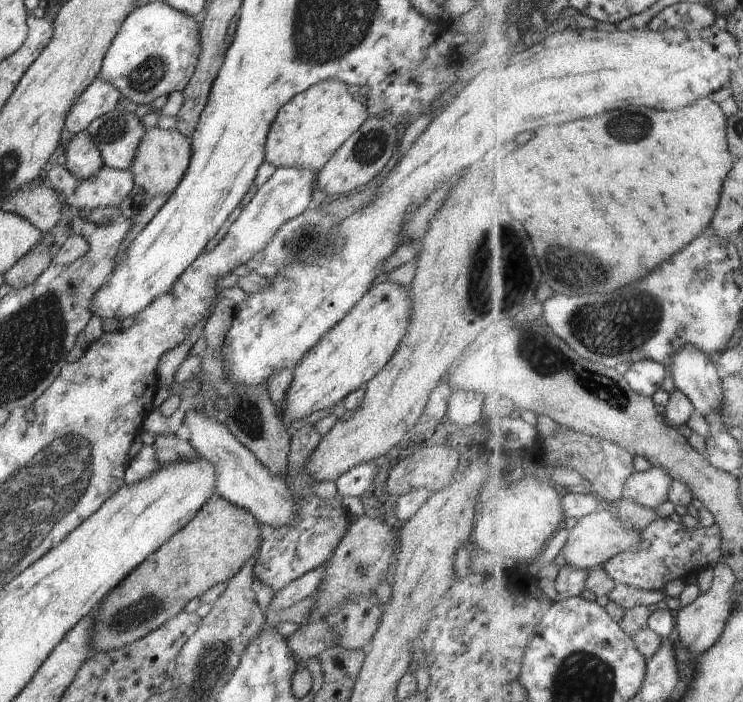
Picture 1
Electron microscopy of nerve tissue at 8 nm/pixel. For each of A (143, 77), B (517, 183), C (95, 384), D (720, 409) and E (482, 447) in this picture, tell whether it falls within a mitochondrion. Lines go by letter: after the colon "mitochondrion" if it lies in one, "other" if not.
A: mitochondrion
B: other
C: other
D: other
E: other

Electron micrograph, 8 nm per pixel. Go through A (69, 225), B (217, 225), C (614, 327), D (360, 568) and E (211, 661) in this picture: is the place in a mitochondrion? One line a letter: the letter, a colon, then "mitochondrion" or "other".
A: other
B: other
C: mitochondrion
D: mitochondrion
E: mitochondrion

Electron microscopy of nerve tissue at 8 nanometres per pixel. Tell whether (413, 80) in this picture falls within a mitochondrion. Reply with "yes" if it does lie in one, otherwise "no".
no

